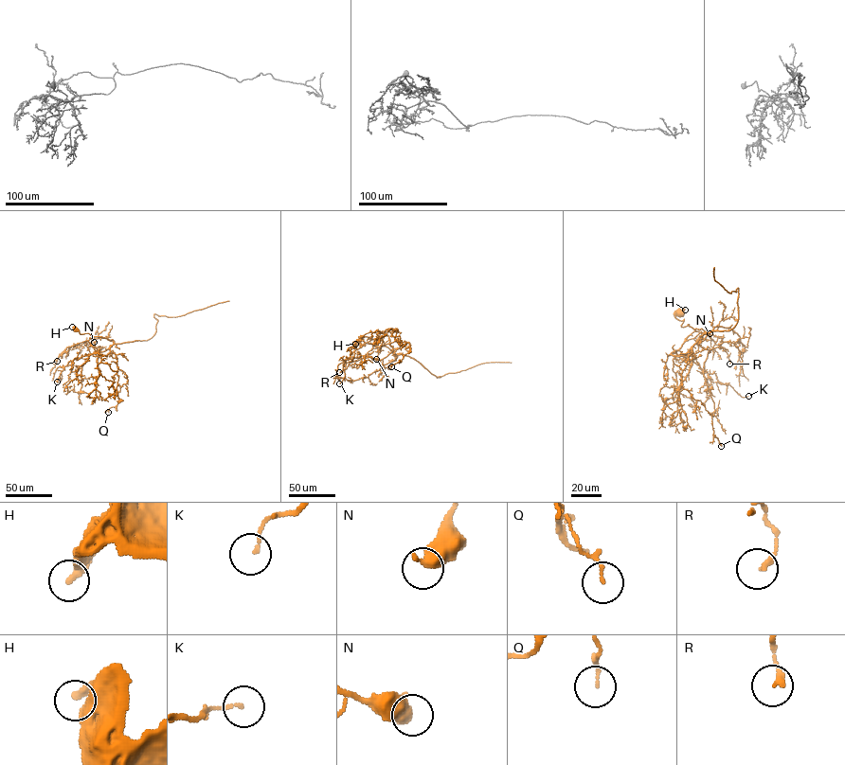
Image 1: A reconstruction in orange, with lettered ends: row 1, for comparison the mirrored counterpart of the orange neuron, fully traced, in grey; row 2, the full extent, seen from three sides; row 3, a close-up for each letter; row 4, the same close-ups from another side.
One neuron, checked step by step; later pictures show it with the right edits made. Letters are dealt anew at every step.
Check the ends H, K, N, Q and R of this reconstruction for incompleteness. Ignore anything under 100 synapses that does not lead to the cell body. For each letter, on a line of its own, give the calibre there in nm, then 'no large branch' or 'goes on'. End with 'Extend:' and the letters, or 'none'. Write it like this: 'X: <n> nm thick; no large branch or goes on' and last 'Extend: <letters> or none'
H: 280 nm thick; no large branch
K: 120 nm thick; no large branch
N: 600 nm thick; no large branch
Q: 60 nm thick; no large branch
R: 200 nm thick; no large branch
Extend: none

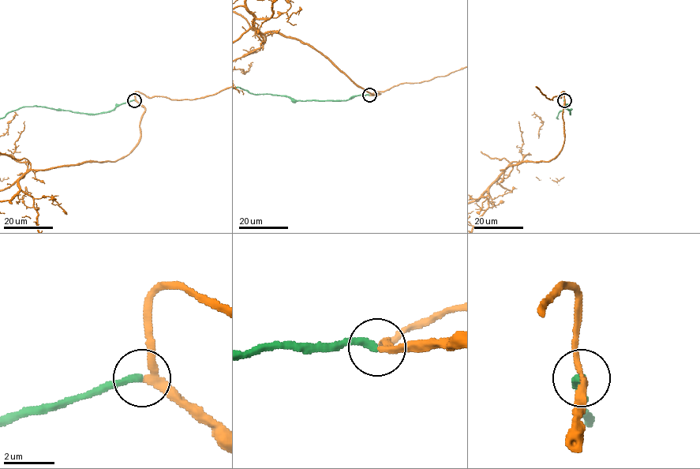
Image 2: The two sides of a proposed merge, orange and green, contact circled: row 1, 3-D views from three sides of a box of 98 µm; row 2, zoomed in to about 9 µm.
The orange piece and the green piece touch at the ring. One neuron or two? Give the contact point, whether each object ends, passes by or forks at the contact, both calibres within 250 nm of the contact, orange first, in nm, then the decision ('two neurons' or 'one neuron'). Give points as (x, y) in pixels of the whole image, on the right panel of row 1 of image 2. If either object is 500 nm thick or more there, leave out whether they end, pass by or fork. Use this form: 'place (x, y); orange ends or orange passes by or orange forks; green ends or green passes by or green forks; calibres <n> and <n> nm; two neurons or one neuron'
place (564, 100); orange passes by; green ends; calibres 240 and 280 nm; one neuron

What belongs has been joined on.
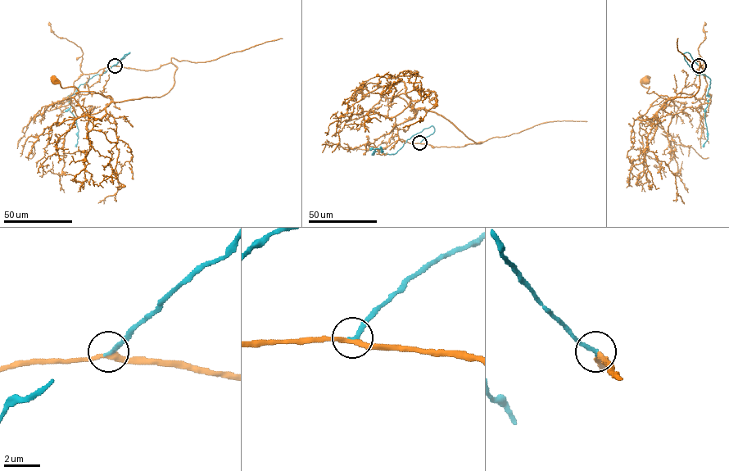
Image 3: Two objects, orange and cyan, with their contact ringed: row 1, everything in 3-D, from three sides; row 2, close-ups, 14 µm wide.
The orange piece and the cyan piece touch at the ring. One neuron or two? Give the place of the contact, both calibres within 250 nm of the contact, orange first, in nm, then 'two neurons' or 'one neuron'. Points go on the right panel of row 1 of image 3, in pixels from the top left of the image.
(699, 65) | 260/260 nm | one neuron

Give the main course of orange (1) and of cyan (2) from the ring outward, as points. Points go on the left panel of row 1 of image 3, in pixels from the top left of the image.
1: (115, 65), (172, 62), (174, 85), (160, 97), (112, 101), (101, 120), (46, 128), (27, 157)
2: (115, 65), (129, 52), (101, 74), (95, 74), (81, 84), (67, 97), (78, 129), (76, 147)

